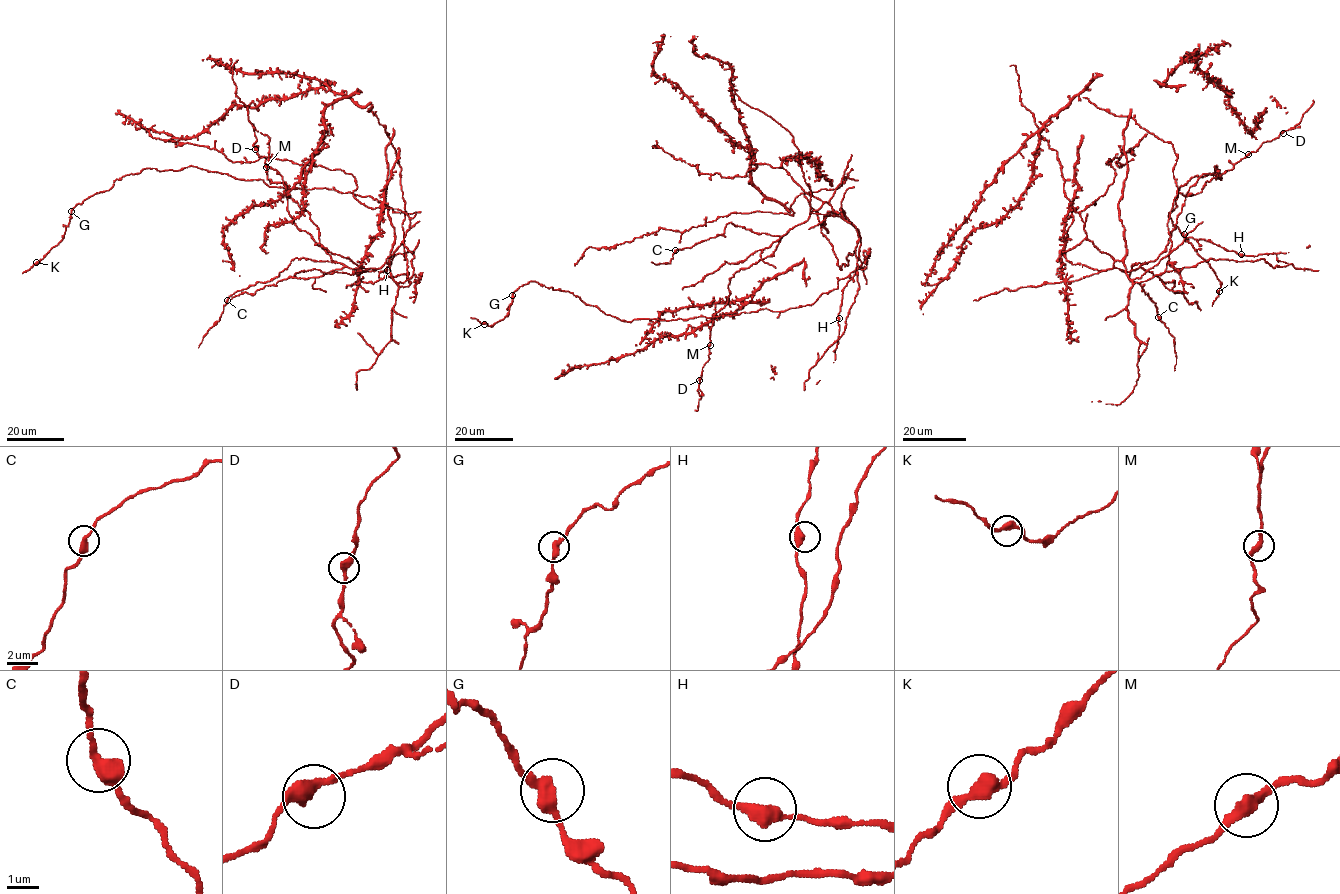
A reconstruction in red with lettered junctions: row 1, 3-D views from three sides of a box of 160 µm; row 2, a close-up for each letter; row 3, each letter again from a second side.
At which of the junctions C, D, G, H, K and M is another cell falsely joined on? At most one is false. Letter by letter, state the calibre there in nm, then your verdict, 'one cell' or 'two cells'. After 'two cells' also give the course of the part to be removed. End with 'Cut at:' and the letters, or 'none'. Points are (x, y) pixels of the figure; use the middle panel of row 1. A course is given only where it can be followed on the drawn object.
C: calibre 400 nm; two cells; course (675, 250), (670, 263), (651, 262)
D: calibre 400 nm; one cell
G: calibre 360 nm; one cell
H: calibre 380 nm; one cell
K: calibre 380 nm; one cell
M: calibre 360 nm; one cell
Cut at: C

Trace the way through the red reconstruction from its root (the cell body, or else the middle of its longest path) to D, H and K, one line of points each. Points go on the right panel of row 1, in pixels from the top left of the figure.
D: (1146, 281), (1134, 283), (1124, 263), (1114, 262), (1130, 271), (1155, 260), (1196, 181), (1232, 169), (1283, 133)
H: (1146, 281), (1133, 281), (1175, 250), (1184, 237), (1209, 241), (1241, 254)
K: (1146, 281), (1114, 262), (1155, 260), (1217, 166), (1168, 216), (1219, 291)

